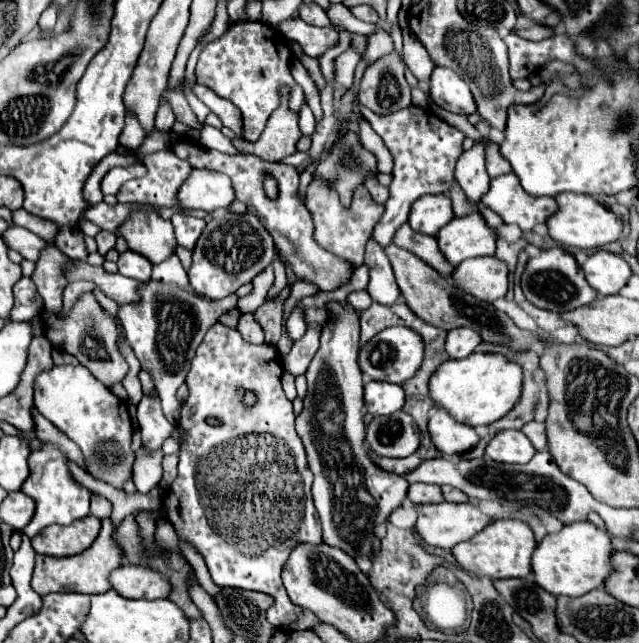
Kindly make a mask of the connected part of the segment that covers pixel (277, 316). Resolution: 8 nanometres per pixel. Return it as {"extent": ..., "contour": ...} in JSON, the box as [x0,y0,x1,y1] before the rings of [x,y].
{"extent":[254,268,298,344],"contour":[[[286,268],[286,278],[288,278],[288,286],[282,290],[282,294],[278,296],[278,300],[260,306],[254,316],[258,320],[260,326],[264,326],[266,330],[266,342],[268,344],[278,344],[280,336],[282,336],[282,312],[284,312],[284,302],[290,296],[290,286],[292,282],[298,282],[298,278],[294,276],[294,272],[290,272],[290,268]]]}

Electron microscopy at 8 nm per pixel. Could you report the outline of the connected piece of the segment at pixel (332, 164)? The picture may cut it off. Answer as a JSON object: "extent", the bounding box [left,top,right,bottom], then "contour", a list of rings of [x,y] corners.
{"extent":[314,128,378,206],"contour":[[[348,128],[344,132],[340,132],[336,136],[336,140],[332,142],[332,146],[328,148],[328,152],[322,156],[320,164],[316,166],[314,170],[314,178],[316,180],[324,180],[330,188],[334,188],[338,194],[340,194],[340,202],[342,206],[350,206],[352,202],[352,196],[354,196],[354,190],[358,186],[362,186],[366,182],[368,176],[374,176],[378,170],[376,170],[376,156],[372,152],[368,152],[362,144],[360,144],[360,138],[356,132],[350,132]]]}

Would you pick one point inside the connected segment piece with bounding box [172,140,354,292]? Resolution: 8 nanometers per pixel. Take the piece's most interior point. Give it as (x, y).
(290, 223)

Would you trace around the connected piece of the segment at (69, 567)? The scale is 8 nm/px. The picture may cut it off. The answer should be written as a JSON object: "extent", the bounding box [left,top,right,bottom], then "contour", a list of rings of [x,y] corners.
{"extent":[32,518,124,596],"contour":[[[104,518],[98,538],[84,552],[74,554],[74,556],[66,556],[66,558],[36,554],[36,566],[34,566],[34,574],[32,574],[32,590],[38,592],[40,596],[46,596],[50,592],[102,594],[102,592],[110,590],[112,586],[108,582],[108,576],[110,576],[110,572],[114,568],[118,568],[122,564],[122,558],[124,558],[124,552],[122,552],[120,544],[118,544],[114,532],[116,532],[116,528],[114,528],[112,520]]]}

